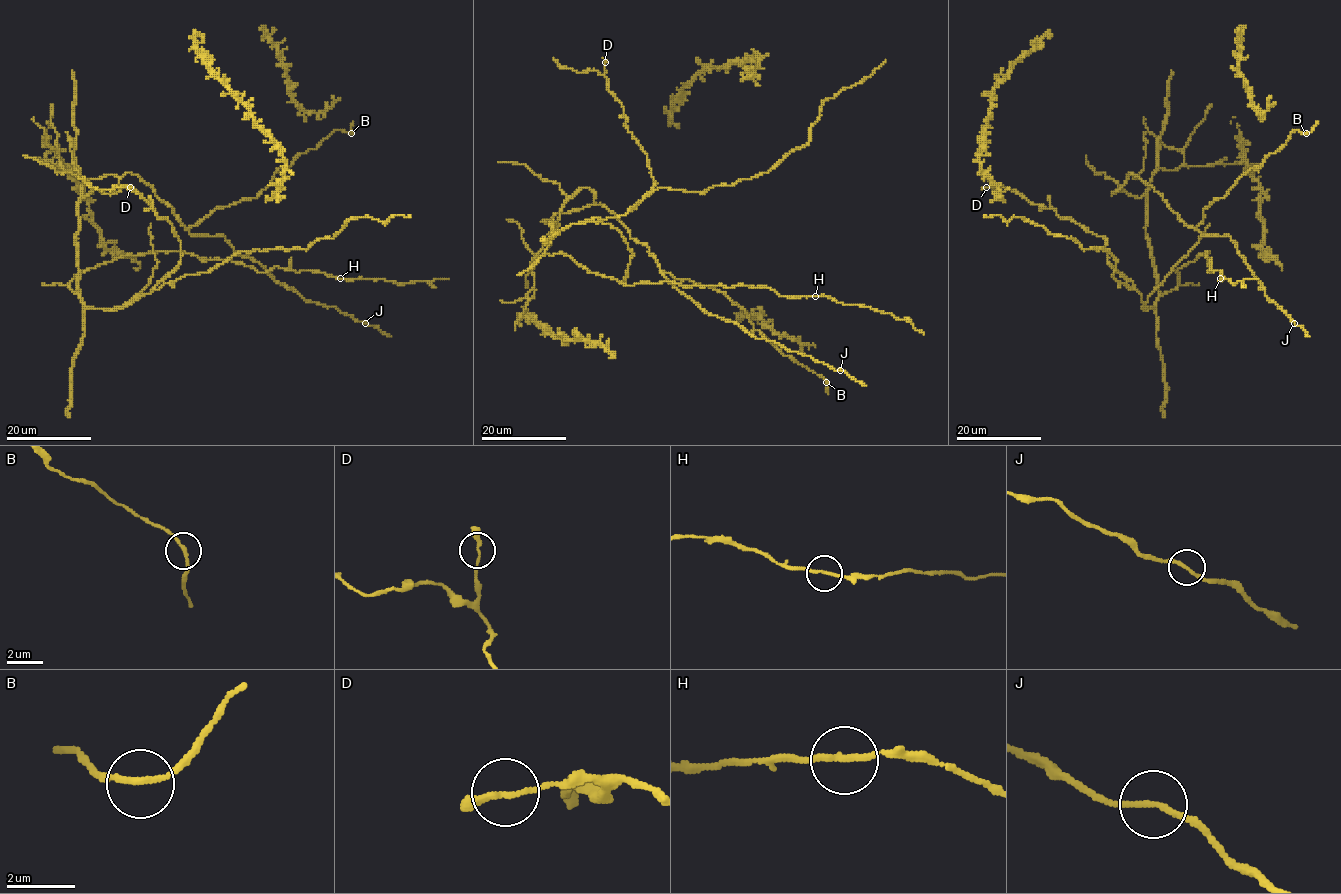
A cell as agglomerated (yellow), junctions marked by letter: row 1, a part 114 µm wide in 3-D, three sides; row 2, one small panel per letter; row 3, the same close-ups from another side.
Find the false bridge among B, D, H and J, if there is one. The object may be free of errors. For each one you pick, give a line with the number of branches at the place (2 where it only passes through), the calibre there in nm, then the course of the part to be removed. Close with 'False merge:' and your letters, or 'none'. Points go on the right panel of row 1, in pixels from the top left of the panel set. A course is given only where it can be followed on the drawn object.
False merge: none

